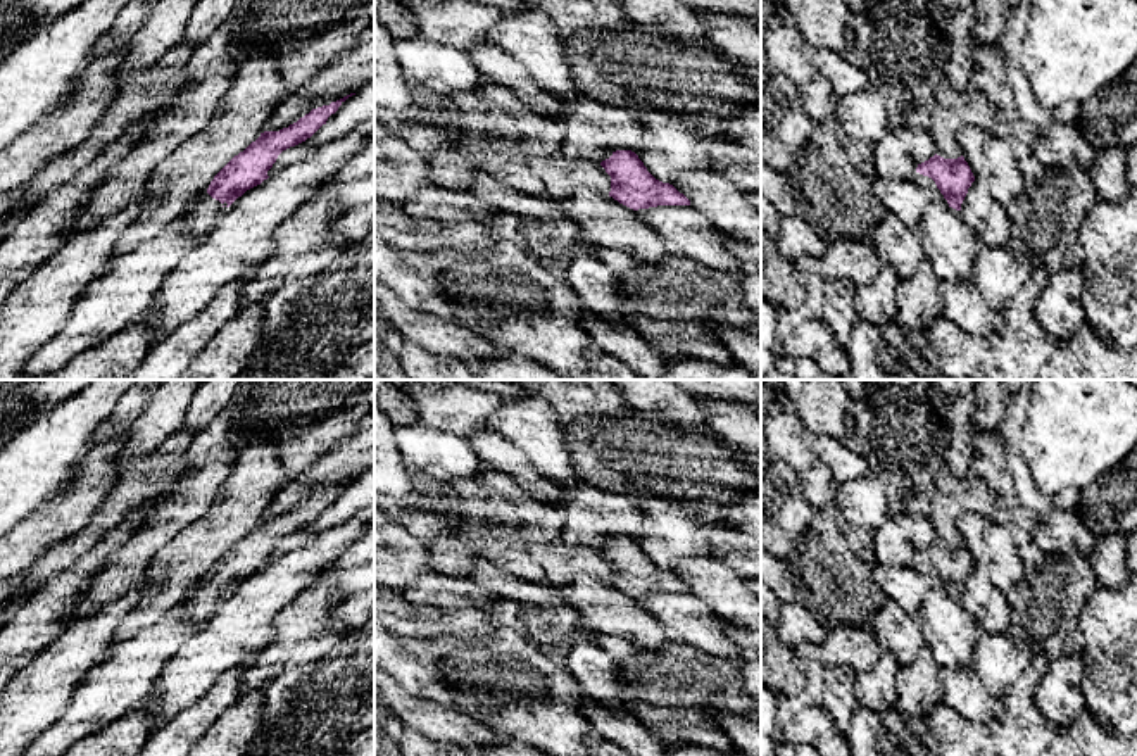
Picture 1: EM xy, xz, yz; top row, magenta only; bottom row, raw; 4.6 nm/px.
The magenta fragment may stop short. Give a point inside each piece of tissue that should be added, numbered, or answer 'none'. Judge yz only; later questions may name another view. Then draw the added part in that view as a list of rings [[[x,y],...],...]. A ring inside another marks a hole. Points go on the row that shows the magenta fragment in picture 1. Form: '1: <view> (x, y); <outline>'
1: yz (929, 183); [[[914,173],[913,181],[920,186],[925,186],[932,197],[932,200],[940,200],[944,198],[944,195],[940,193],[940,190],[937,188],[935,181],[928,176],[923,176],[920,173]]]

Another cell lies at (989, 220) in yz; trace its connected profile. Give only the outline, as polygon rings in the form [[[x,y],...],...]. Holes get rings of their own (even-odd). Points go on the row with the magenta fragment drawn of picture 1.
[[[985,181],[971,183],[961,205],[961,216],[975,233],[977,243],[1008,247],[1013,231],[1011,217],[1008,209],[994,200]]]

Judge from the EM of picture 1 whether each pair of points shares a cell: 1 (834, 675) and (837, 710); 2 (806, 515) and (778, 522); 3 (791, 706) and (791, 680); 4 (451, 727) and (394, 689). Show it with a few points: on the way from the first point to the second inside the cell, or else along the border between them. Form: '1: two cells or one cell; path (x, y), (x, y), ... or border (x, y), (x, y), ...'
1: one cell; path (837, 684), (837, 701)
2: one cell; path (799, 515), (785, 516)
3: two cells; border (806, 667), (806, 686), (799, 692), (784, 698)
4: one cell; path (437, 722), (420, 715), (408, 703)

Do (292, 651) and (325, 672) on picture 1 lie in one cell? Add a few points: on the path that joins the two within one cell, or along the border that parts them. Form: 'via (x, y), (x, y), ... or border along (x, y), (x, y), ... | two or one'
border along (320, 656), (290, 665), (273, 679) | two

